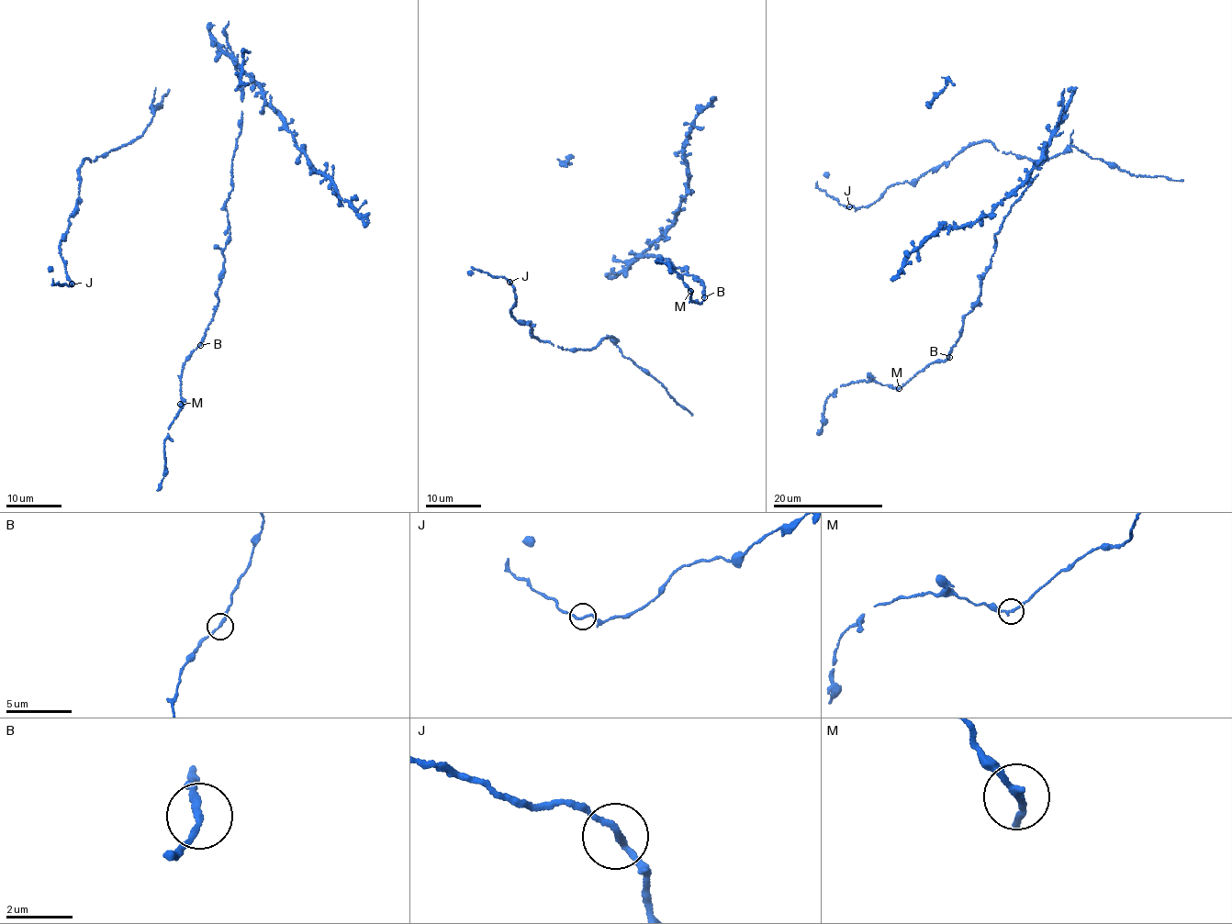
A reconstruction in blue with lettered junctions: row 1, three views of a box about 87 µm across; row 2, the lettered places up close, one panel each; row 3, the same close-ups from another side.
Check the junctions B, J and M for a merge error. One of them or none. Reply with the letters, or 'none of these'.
none of these

